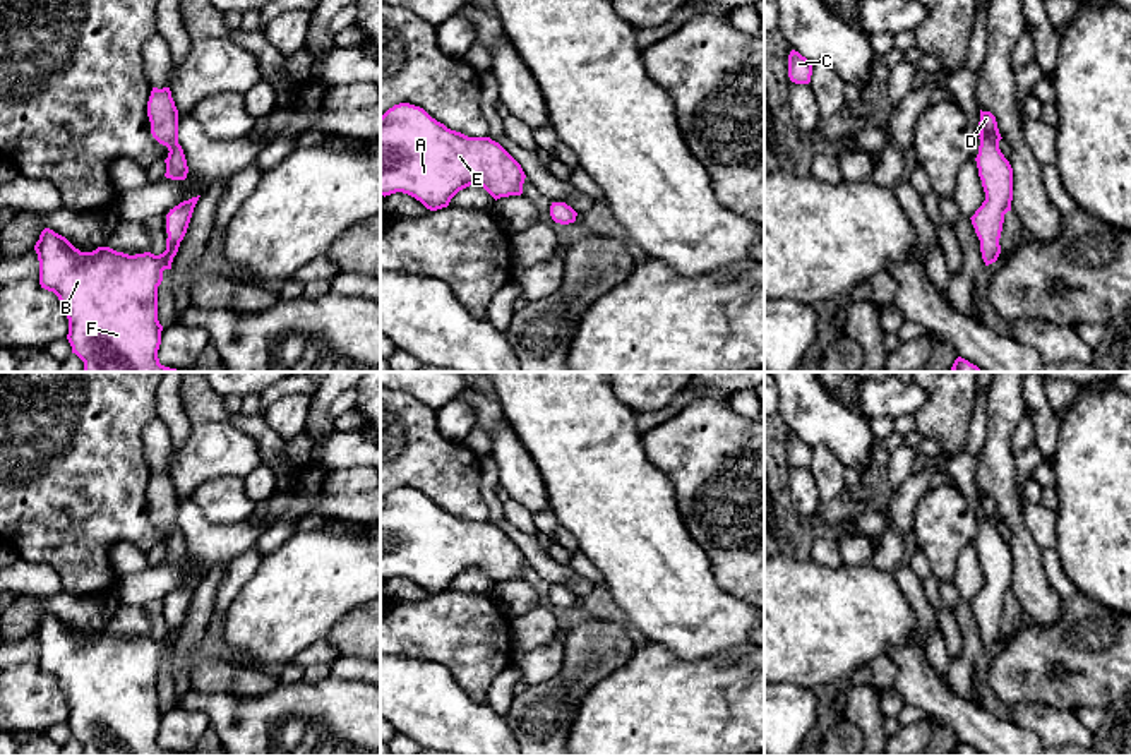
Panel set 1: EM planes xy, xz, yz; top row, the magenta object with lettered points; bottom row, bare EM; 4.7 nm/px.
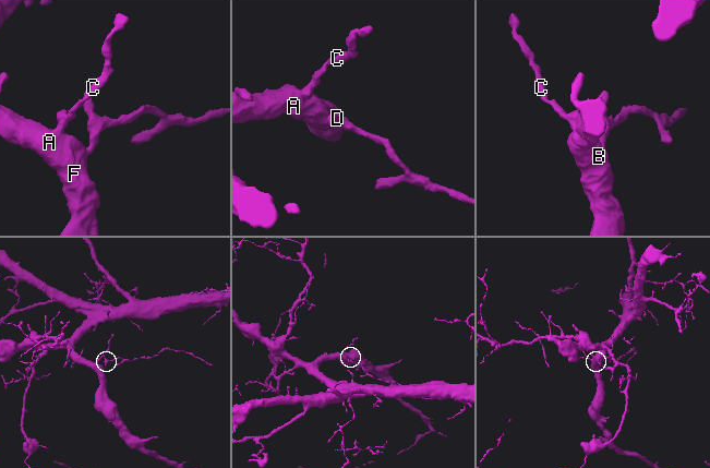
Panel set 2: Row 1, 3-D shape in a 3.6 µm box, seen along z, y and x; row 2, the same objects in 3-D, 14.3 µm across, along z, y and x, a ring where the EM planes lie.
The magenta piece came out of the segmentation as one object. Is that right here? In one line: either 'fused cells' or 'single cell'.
single cell

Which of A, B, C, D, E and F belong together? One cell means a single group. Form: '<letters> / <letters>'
A B C D E F

